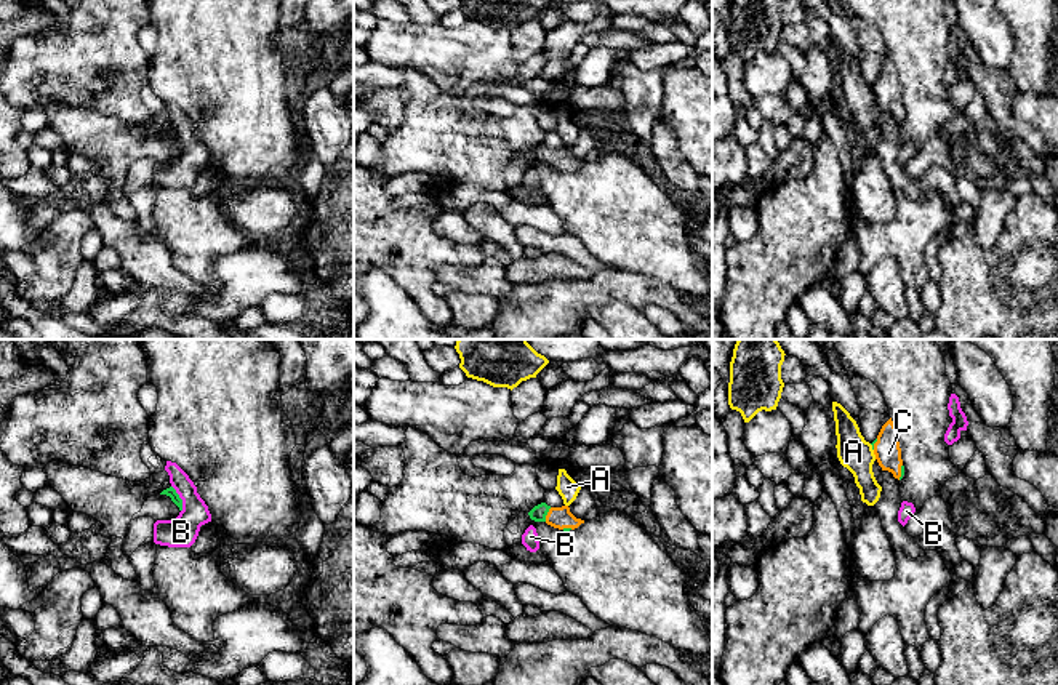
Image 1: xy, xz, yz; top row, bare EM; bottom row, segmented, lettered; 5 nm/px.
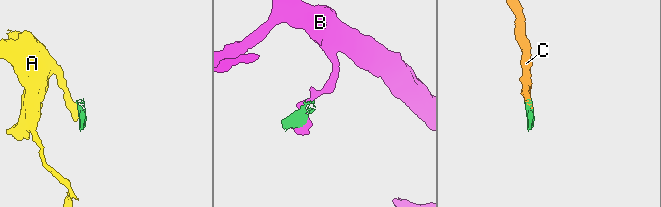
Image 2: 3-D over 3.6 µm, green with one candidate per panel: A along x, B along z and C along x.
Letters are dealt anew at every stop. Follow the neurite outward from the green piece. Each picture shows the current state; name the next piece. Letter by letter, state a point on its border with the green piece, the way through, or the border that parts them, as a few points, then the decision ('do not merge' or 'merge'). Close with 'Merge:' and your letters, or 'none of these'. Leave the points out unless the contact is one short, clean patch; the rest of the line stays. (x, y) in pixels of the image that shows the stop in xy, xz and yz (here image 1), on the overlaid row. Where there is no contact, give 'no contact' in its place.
A: meets green in yz at (873, 447); border along yz (869, 444), (873, 450); do not merge
B: meets green in xy at (180, 498); border along xy (172, 485), (181, 500), (181, 511); do not merge
C: meets green in xz at (546, 514); runs through xz (538, 512), (546, 514), (559, 517); merge
Merge: C

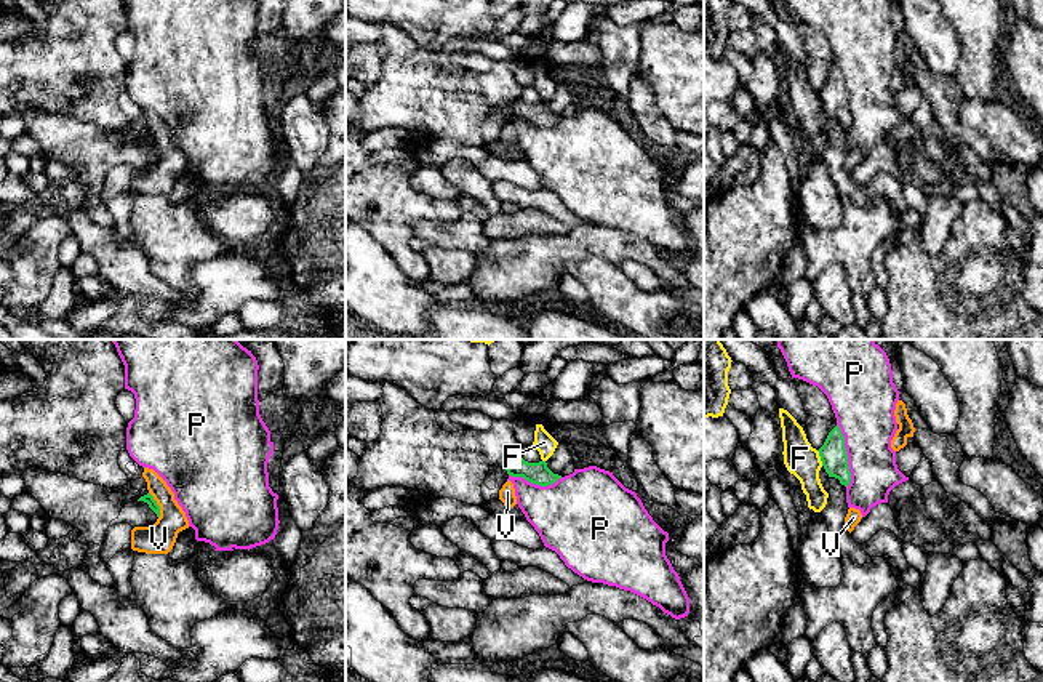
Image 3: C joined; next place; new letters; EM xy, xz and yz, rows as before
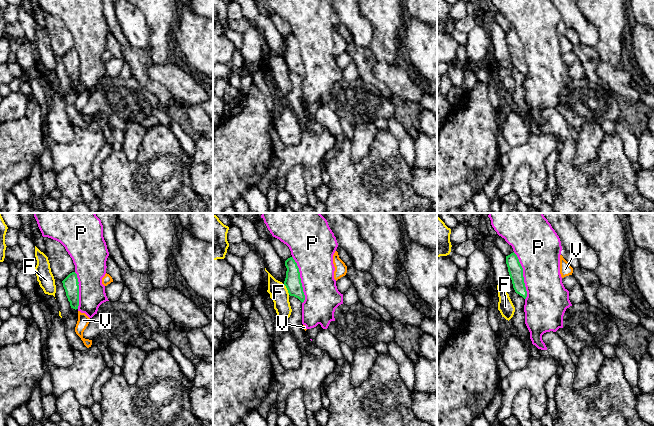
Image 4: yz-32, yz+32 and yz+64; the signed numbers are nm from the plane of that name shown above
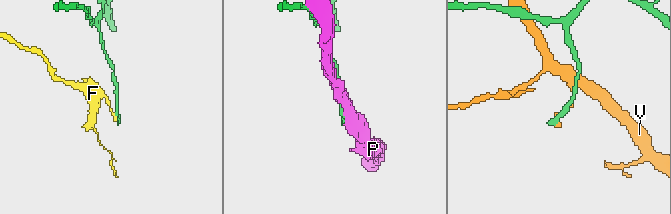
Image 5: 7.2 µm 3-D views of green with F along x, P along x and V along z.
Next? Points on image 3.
F: meets green in yz at (821, 458); border along yz (816, 450), (823, 465); do not merge
P: meets green in yz at (847, 455); do not merge
V: meets green in xy at (157, 505); border along xy (149, 492), (159, 506), (159, 517); do not merge
Merge: none of these

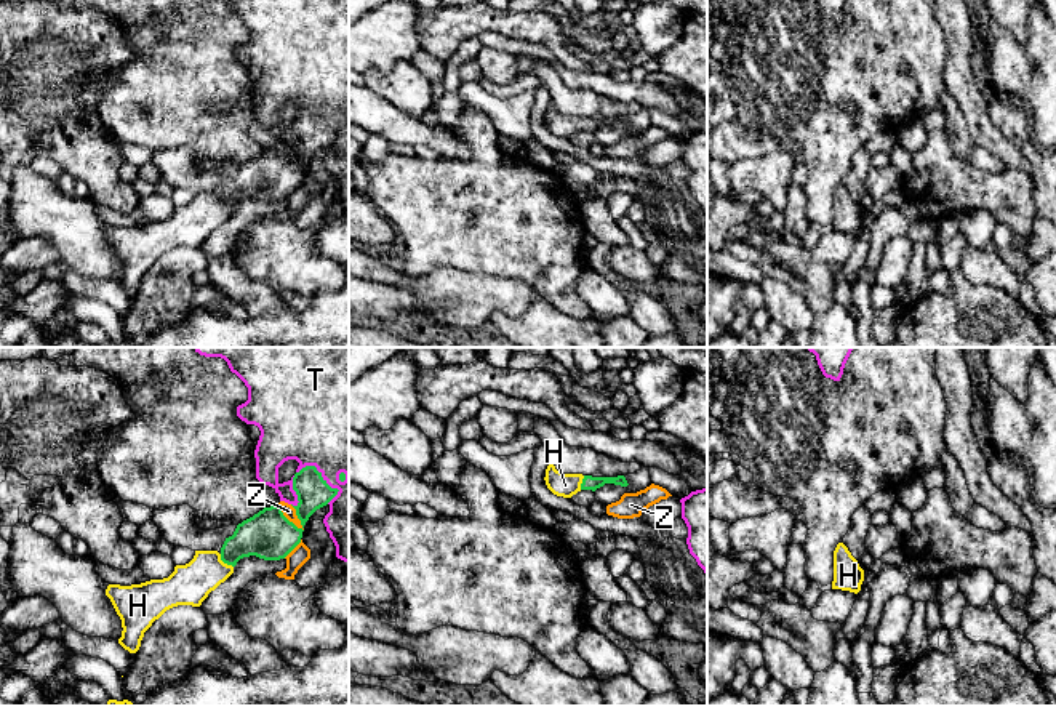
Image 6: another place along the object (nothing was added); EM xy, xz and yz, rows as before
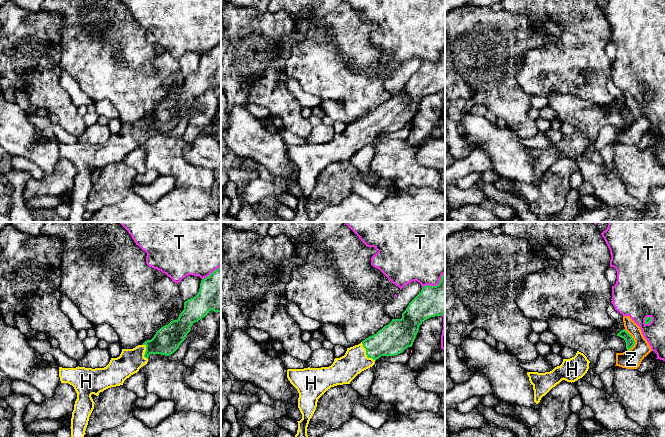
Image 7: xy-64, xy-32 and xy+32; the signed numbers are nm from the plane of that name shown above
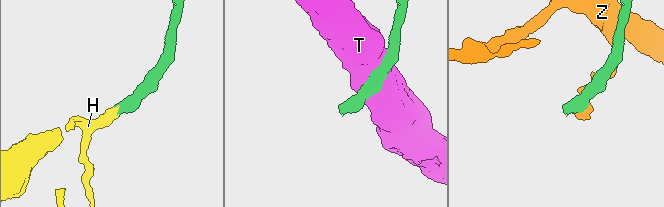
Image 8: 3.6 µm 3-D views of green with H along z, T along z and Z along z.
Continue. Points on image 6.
H: meets green in xy at (224, 562); runs through xy (266, 535), (248, 538), (224, 562), (189, 585); merge
T: meets green in xy at (319, 473); do not merge
Z: meets green in xy at (287, 519); border along xy (279, 503), (284, 514), (303, 530); do not merge
Merge: H

